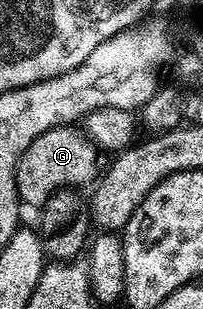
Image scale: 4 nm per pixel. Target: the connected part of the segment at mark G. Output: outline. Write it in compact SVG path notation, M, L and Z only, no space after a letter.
M68 124L50 128L42 132L42 136L38 136L38 140L34 140L26 152L22 152L16 169L16 187L25 207L41 208L56 190L64 187L80 188L83 182L91 183L97 177L97 147L79 129L72 129L76 128Z

